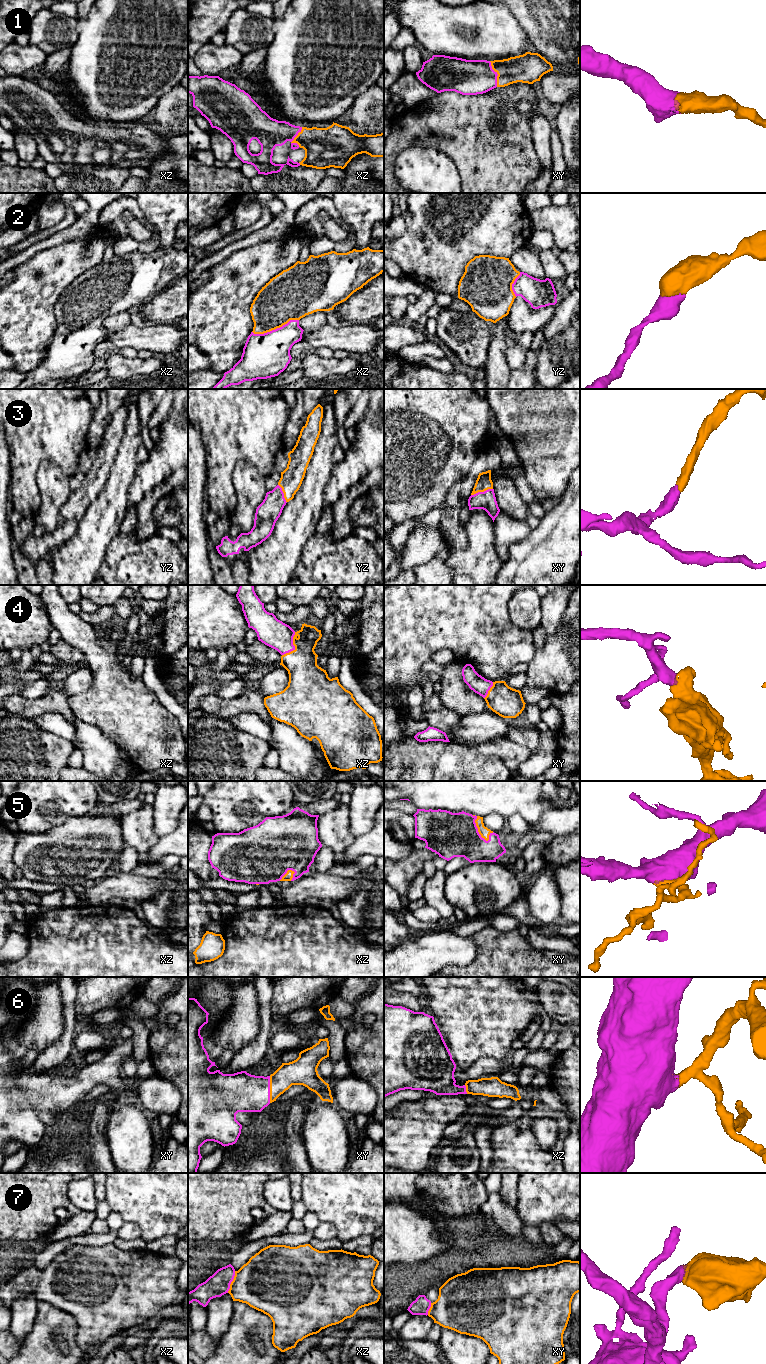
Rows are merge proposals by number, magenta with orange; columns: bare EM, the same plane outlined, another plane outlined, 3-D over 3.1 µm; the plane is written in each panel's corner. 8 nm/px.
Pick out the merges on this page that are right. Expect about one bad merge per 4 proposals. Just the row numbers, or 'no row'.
1, 2, 3, 4, 5, 6, 7

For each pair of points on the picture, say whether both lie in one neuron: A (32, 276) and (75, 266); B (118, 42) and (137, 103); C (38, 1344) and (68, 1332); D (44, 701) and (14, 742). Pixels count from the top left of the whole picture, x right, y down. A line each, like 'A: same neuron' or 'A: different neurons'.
A: same neuron
B: same neuron
C: same neuron
D: different neurons

